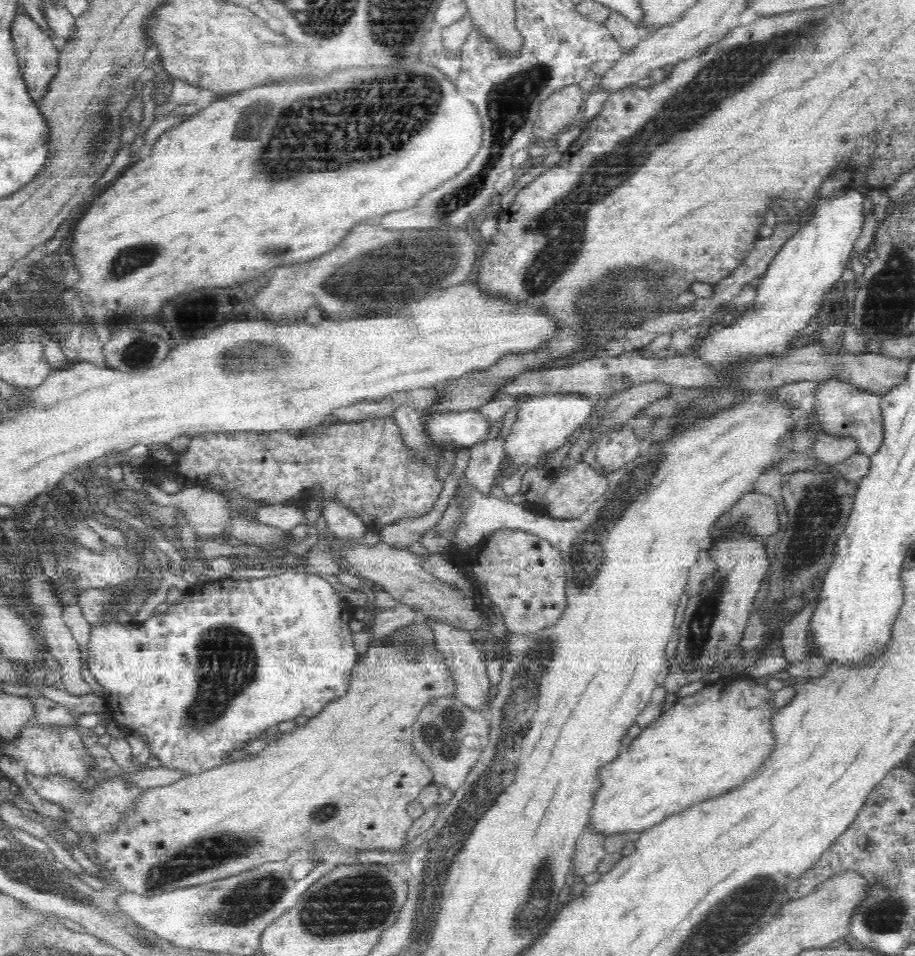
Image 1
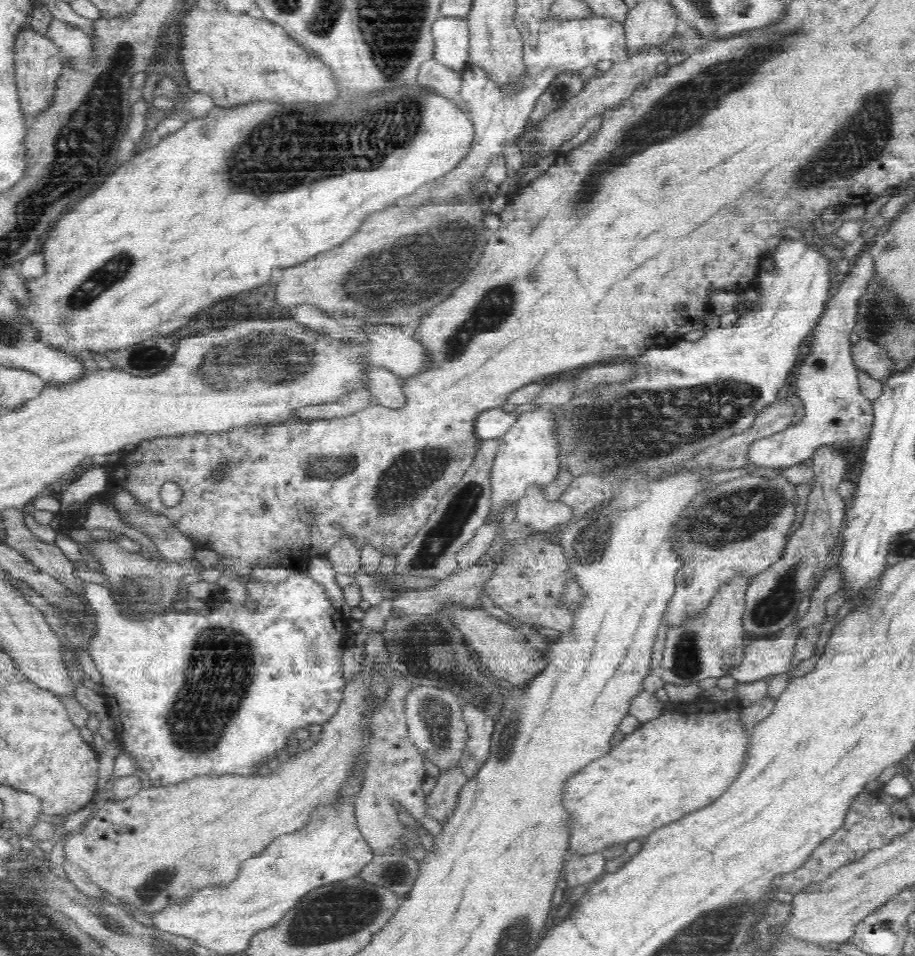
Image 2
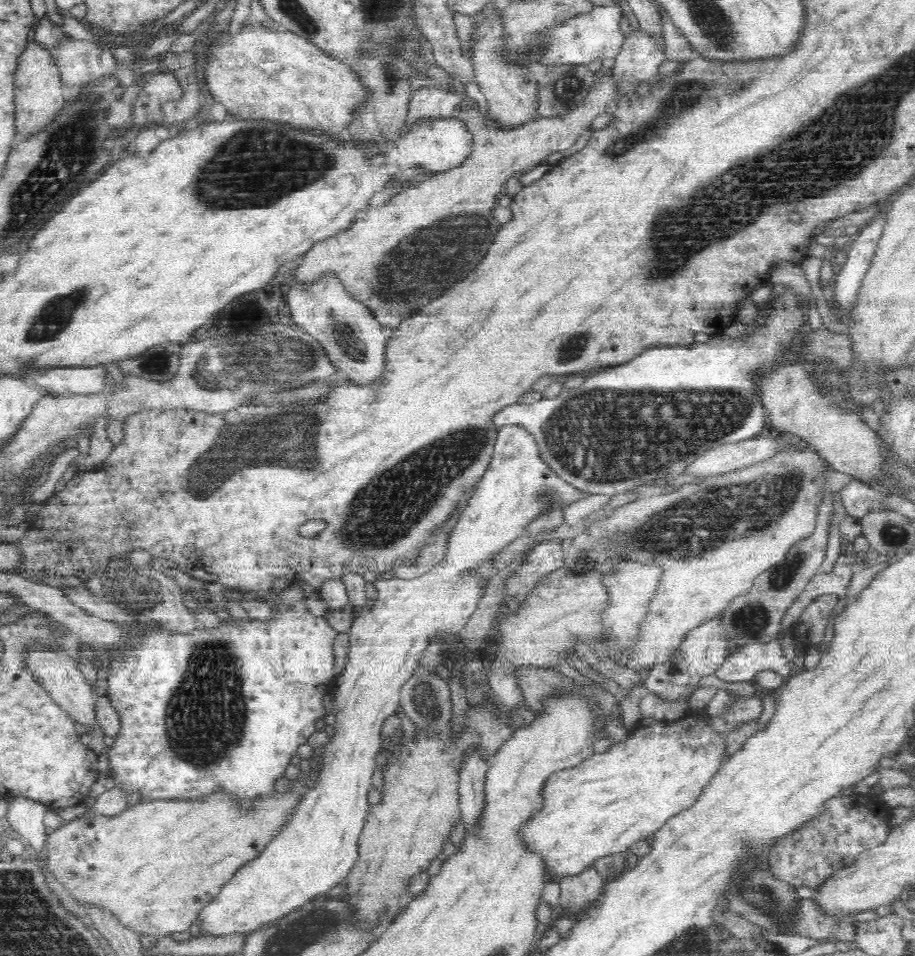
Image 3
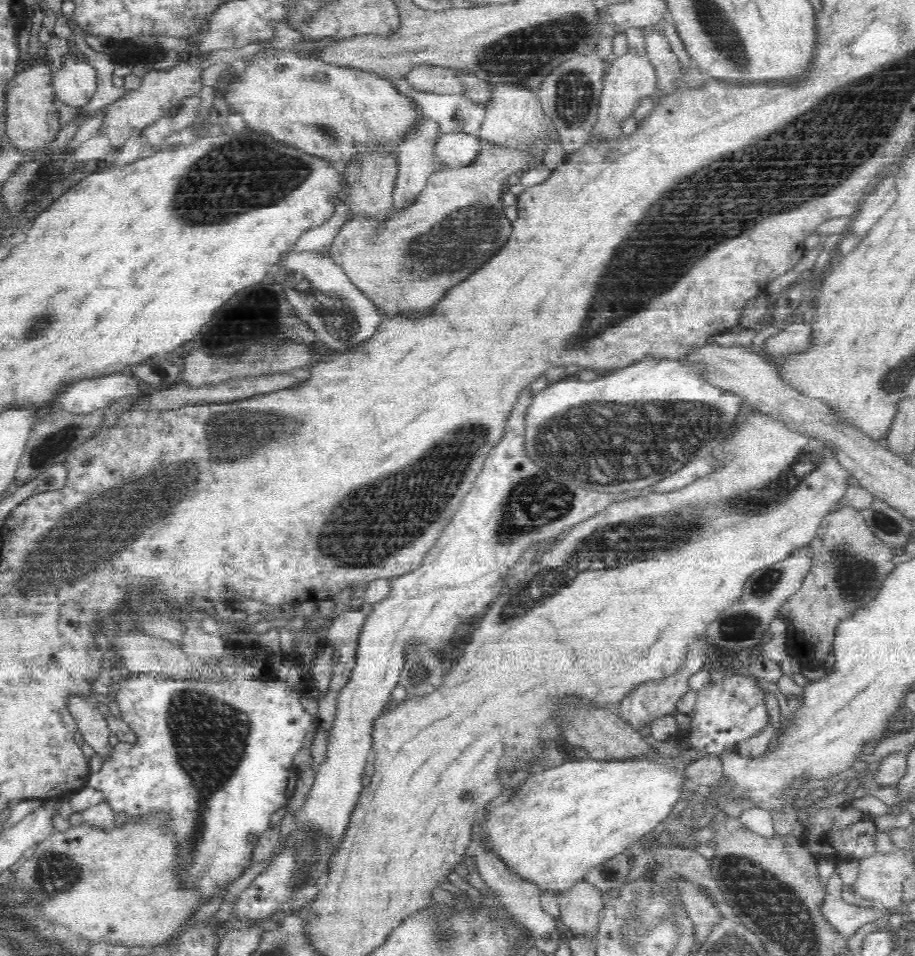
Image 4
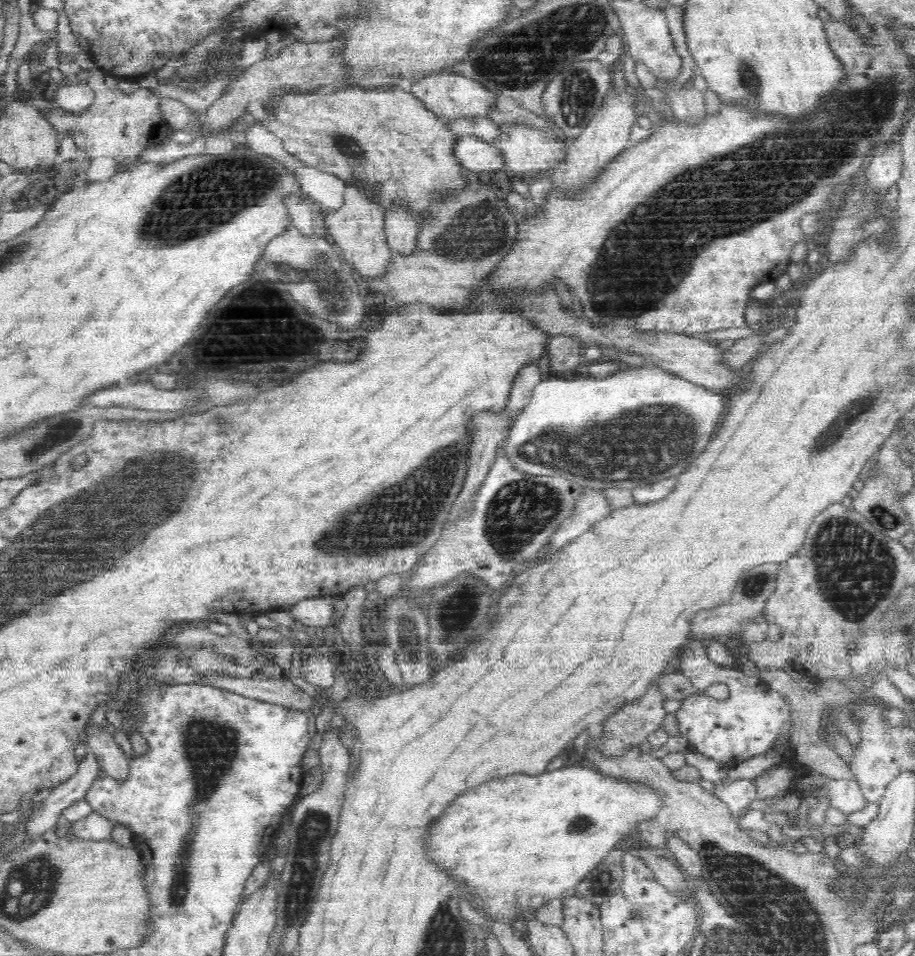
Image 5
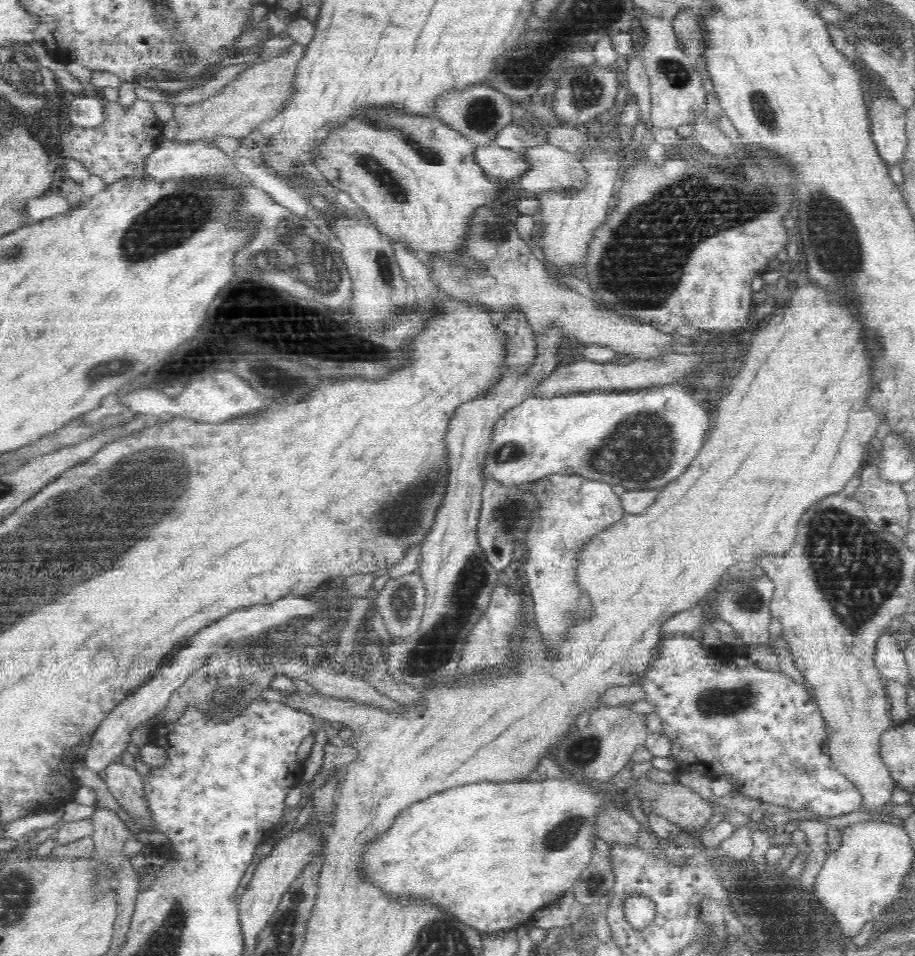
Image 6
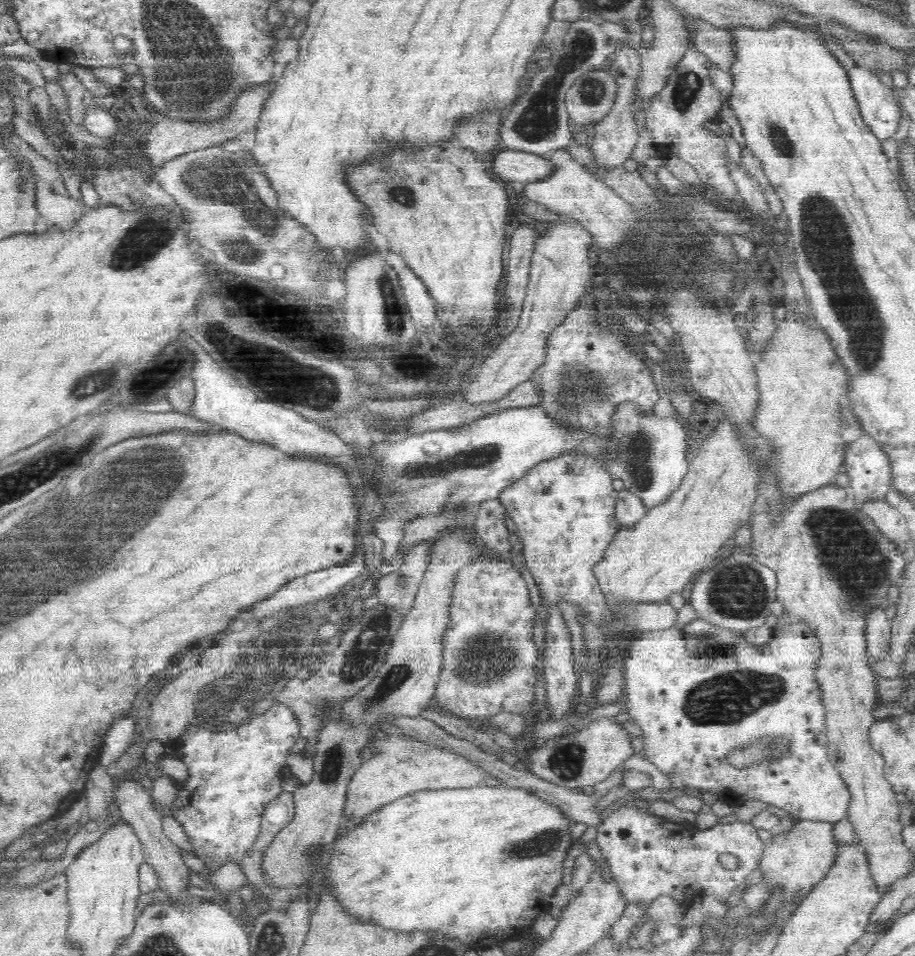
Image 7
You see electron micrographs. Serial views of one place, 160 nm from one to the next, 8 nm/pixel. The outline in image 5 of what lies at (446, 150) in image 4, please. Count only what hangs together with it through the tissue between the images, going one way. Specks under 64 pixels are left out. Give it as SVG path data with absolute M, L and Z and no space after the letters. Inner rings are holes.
M463 136L456 145L455 155L460 164L482 179L490 172L505 170L506 159L501 150L477 136Z

